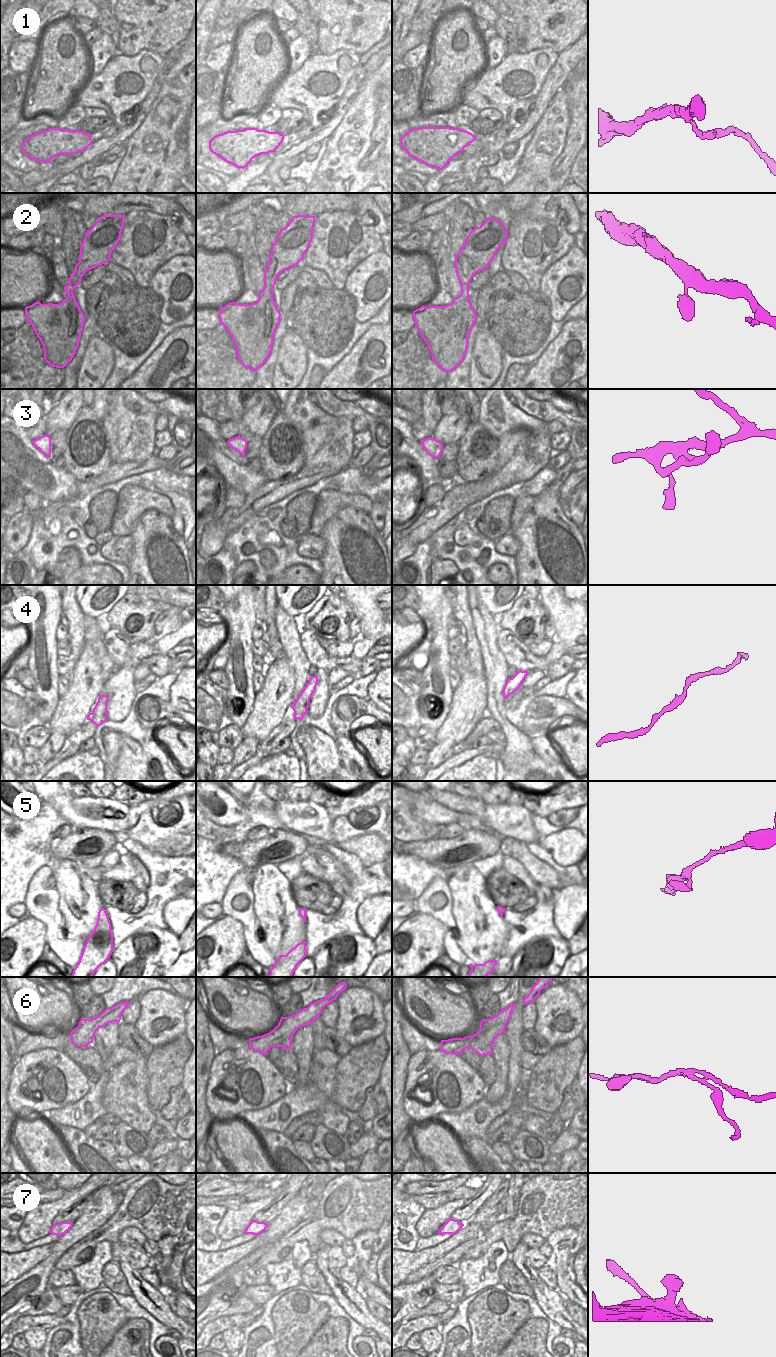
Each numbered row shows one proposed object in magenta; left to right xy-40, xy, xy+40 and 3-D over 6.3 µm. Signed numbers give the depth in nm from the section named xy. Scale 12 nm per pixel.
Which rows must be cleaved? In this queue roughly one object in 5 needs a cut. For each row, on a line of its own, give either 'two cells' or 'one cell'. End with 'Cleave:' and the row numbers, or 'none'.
1: one cell
2: one cell
3: one cell
4: one cell
5: one cell
6: two cells
7: one cell
Cleave: 6

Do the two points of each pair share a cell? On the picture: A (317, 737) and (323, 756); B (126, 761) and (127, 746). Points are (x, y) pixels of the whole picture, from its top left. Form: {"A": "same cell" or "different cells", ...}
{"A": "same cell", "B": "same cell"}

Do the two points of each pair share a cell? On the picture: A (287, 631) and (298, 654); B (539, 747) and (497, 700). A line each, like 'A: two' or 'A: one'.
A: one
B: two

